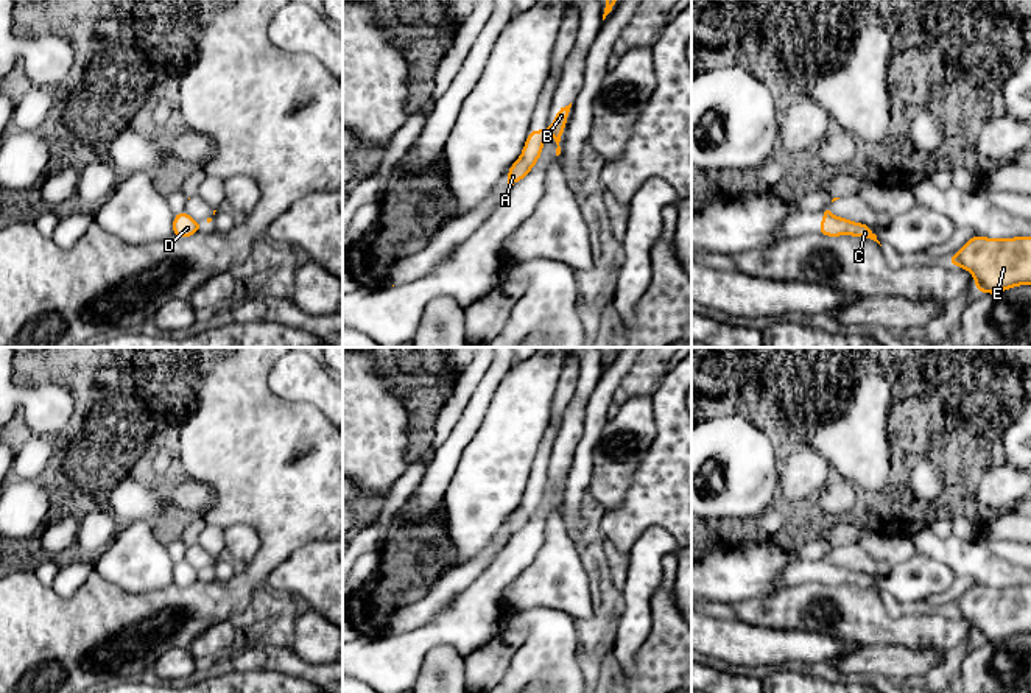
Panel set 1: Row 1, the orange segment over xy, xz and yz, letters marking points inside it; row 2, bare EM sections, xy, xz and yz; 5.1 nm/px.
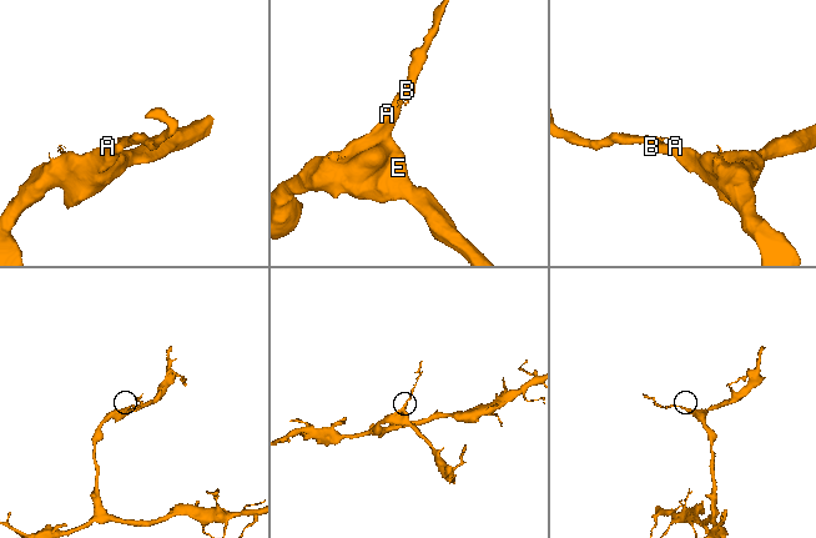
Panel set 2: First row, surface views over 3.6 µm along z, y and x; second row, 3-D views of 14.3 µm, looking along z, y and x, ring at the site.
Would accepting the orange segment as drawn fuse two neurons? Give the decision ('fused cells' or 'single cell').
fused cells

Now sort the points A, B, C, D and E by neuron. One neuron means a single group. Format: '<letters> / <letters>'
A C D E / B

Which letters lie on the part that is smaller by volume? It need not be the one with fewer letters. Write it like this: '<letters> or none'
B

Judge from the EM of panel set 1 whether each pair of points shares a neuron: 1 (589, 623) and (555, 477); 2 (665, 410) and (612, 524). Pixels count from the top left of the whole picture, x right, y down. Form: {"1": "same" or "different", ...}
{"1": "different", "2": "same"}

